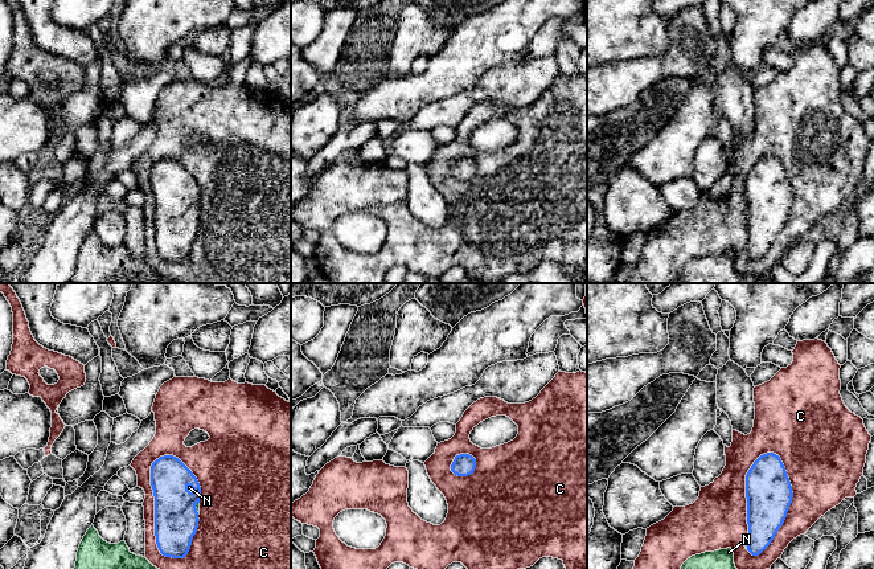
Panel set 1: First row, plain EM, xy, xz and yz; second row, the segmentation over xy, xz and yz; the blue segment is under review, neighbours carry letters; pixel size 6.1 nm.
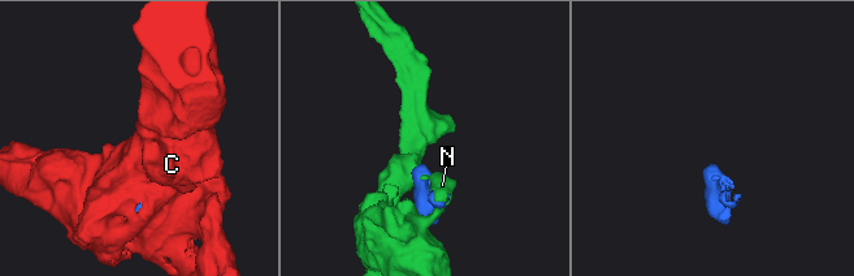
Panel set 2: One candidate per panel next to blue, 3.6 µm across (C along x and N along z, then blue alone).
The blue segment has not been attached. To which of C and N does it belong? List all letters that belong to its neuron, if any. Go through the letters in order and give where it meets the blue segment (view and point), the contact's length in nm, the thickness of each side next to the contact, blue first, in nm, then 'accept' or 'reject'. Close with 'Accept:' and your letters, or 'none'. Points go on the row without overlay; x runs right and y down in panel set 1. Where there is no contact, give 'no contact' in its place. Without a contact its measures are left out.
C: meets blue in xy at (155, 217); contact 650 nm long; 280 nm thick on the blue side, 90 nm on the other; reject
N: meets blue in xy at (187, 192); contact 60 nm long; 280 nm thick on the blue side, 20 nm on the other; accept
Accept: N

